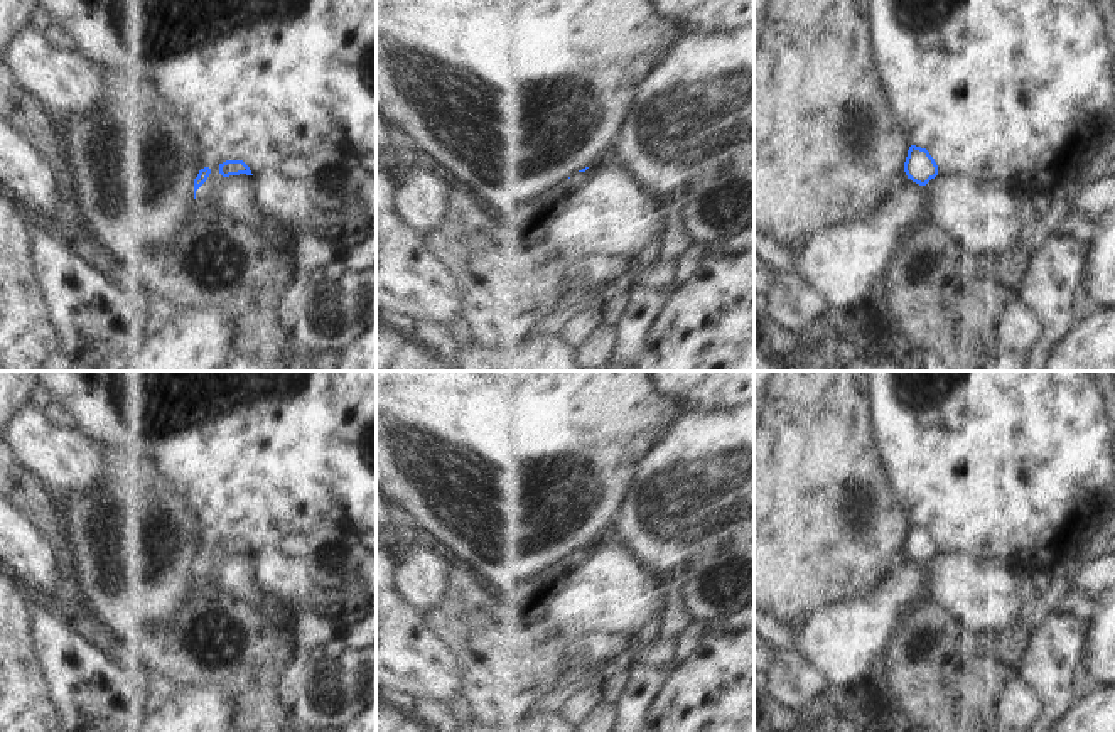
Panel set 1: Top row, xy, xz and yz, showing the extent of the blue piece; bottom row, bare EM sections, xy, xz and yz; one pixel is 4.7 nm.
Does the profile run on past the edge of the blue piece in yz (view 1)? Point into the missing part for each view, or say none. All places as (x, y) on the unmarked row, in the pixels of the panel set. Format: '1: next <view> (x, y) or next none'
1: next none

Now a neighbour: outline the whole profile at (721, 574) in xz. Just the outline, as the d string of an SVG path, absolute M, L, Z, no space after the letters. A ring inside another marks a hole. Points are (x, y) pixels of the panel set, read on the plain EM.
M717 530L714 535L703 533L702 546L692 553L680 565L688 568L683 584L683 602L693 621L707 622L720 616L729 619L741 611L744 602L754 602L754 541L734 543L730 536L724 536Z

